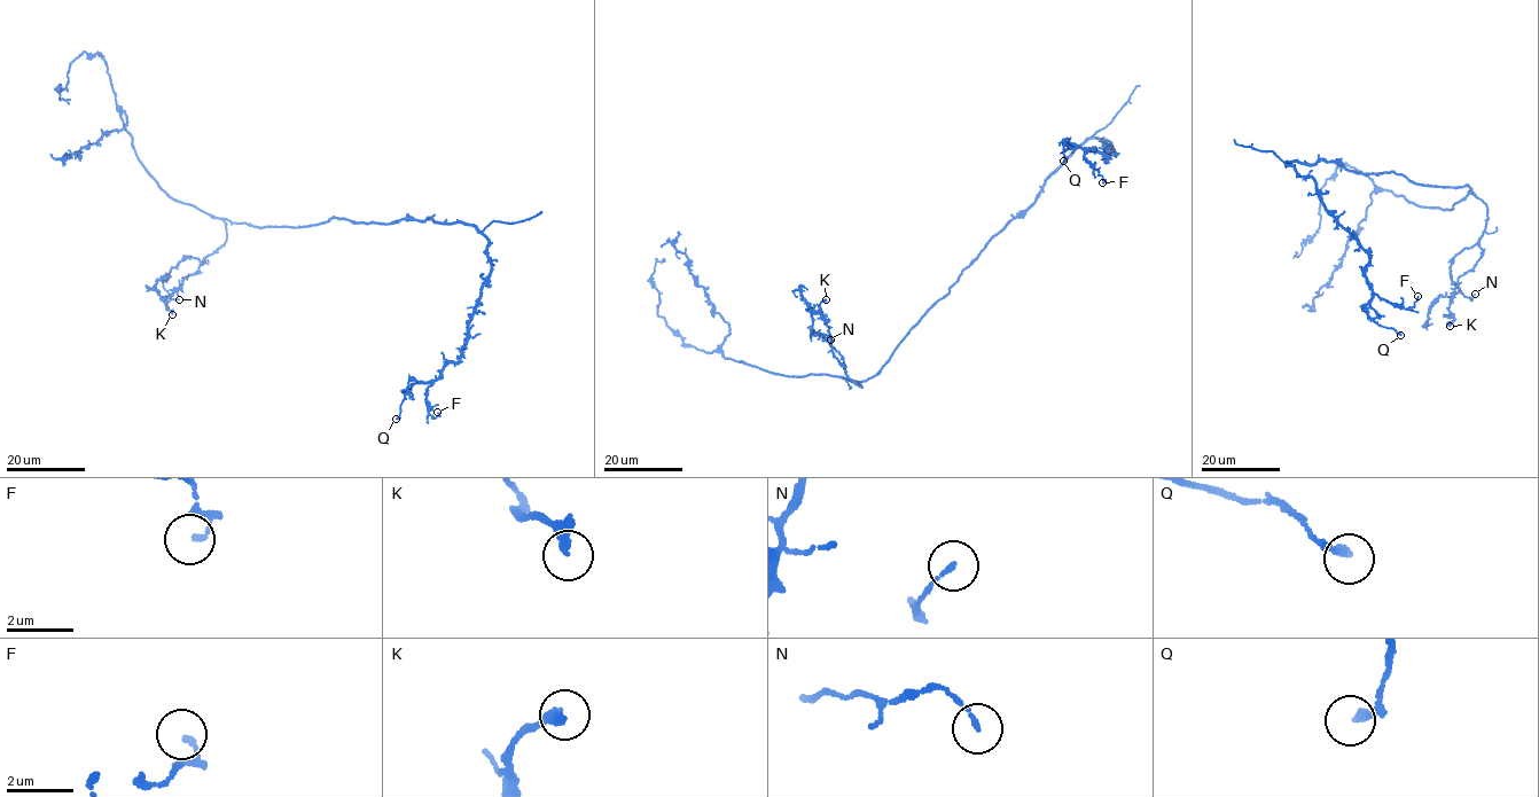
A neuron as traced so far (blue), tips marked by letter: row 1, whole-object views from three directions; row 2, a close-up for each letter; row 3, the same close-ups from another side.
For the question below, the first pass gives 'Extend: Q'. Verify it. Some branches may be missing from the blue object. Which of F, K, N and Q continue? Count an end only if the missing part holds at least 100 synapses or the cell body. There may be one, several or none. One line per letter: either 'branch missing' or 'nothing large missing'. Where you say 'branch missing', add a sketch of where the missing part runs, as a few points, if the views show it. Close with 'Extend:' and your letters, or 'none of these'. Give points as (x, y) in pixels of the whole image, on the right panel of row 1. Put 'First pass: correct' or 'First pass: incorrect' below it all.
F: nothing large missing
K: nothing large missing
N: nothing large missing
Q: nothing large missing
Extend: none of these
First pass: incorrect

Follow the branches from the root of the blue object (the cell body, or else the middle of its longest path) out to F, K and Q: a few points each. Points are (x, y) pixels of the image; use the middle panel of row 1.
F: (936, 303), (1088, 139), (1111, 146), (1108, 143), (1108, 157), (1093, 148), (1084, 155), (1102, 182)
K: (936, 303), (874, 376), (853, 381), (861, 387), (832, 350), (827, 321), (817, 312), (826, 299)
Q: (936, 303), (1082, 143), (1095, 138), (1111, 146), (1107, 158), (1064, 141), (1063, 161)

